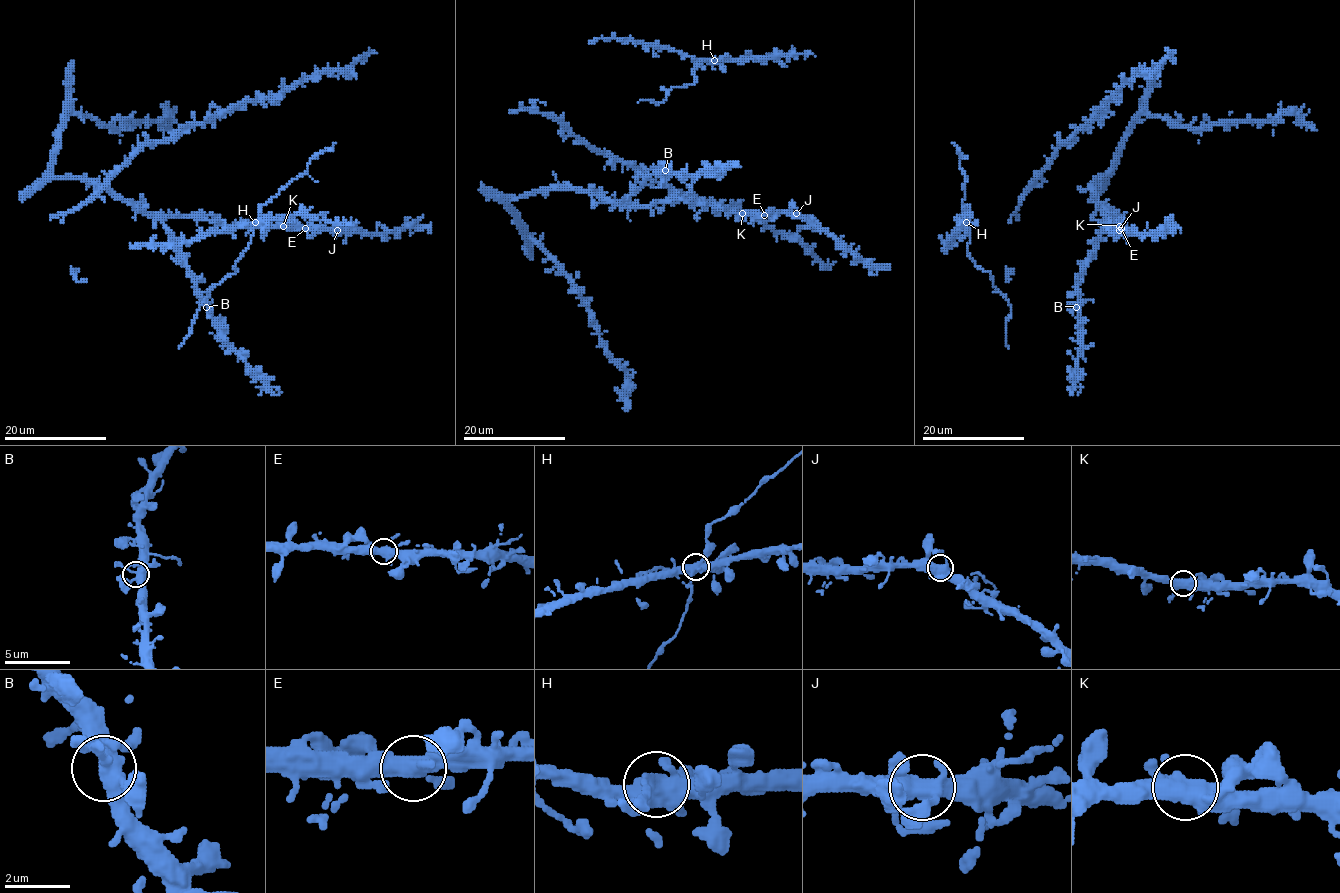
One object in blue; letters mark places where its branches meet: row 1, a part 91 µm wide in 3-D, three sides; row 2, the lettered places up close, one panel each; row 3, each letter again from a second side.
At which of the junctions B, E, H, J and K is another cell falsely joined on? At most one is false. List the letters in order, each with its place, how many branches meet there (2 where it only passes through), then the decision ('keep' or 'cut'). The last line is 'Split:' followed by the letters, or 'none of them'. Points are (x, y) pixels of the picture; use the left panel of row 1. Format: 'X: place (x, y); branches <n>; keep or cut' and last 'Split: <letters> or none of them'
B: place (206, 307); branches 5; keep
E: place (305, 228); branches 5; keep
H: place (255, 222); branches 5; keep
J: place (337, 230); branches 5; keep
K: place (283, 226); branches 5; keep
Split: none of them

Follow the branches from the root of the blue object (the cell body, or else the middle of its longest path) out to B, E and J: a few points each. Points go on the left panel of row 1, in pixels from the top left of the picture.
B: (142, 208), (163, 224), (176, 242), (206, 307)
E: (142, 208), (151, 214), (206, 218), (222, 224), (305, 228)
J: (142, 208), (151, 214), (206, 218), (222, 224), (337, 230)

